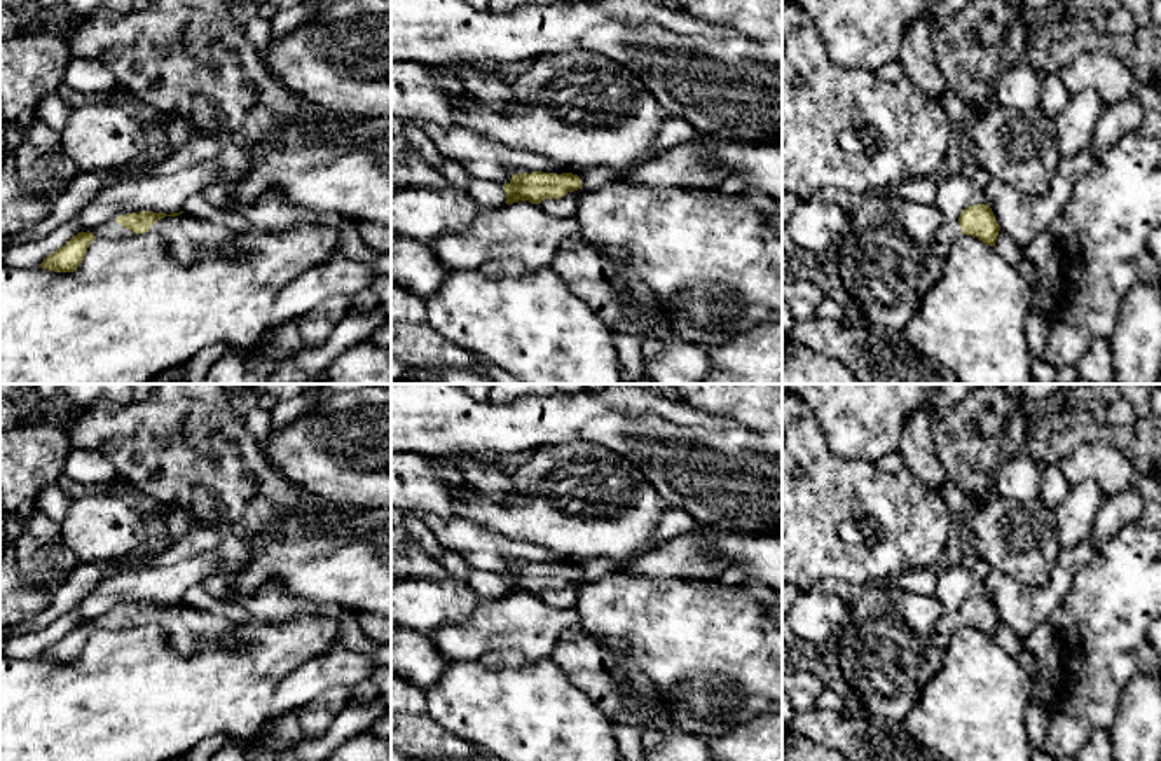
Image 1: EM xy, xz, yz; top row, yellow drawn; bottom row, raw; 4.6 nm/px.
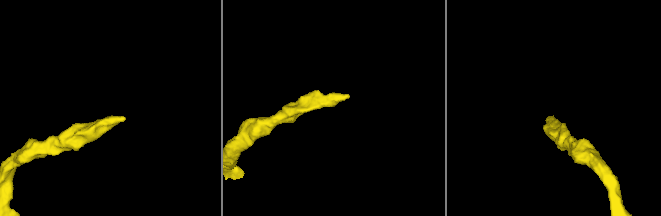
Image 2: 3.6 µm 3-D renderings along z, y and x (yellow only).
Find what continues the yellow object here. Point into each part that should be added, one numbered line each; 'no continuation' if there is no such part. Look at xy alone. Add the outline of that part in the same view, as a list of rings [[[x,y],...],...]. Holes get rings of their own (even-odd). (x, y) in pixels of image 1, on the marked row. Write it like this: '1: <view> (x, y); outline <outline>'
1: xy (187, 238); outline [[[187,213],[164,216],[148,232],[161,236],[166,241],[169,255],[183,265],[190,265],[204,251],[223,251],[239,260],[246,258],[244,251],[236,244],[236,232]]]

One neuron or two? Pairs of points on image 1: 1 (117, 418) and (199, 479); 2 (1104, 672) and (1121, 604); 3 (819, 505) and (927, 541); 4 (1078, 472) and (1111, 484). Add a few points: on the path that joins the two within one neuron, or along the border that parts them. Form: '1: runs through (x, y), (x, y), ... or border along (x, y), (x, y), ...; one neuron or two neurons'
1: runs through (138, 438), (166, 445), (178, 458); one neuron
2: runs through (1104, 655), (1104, 622); one neuron
3: runs through (845, 503), (889, 503), (901, 515); one neuron
4: runs through (1086, 472), (1099, 472), (1102, 475); one neuron

